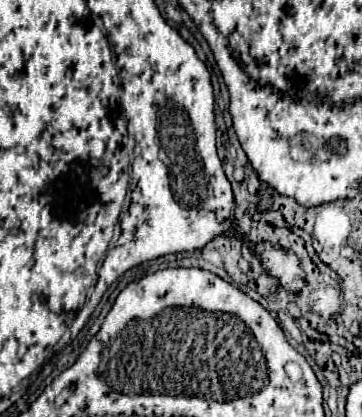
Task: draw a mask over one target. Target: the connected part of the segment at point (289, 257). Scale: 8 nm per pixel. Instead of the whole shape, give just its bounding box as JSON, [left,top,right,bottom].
[262,245,306,291]

